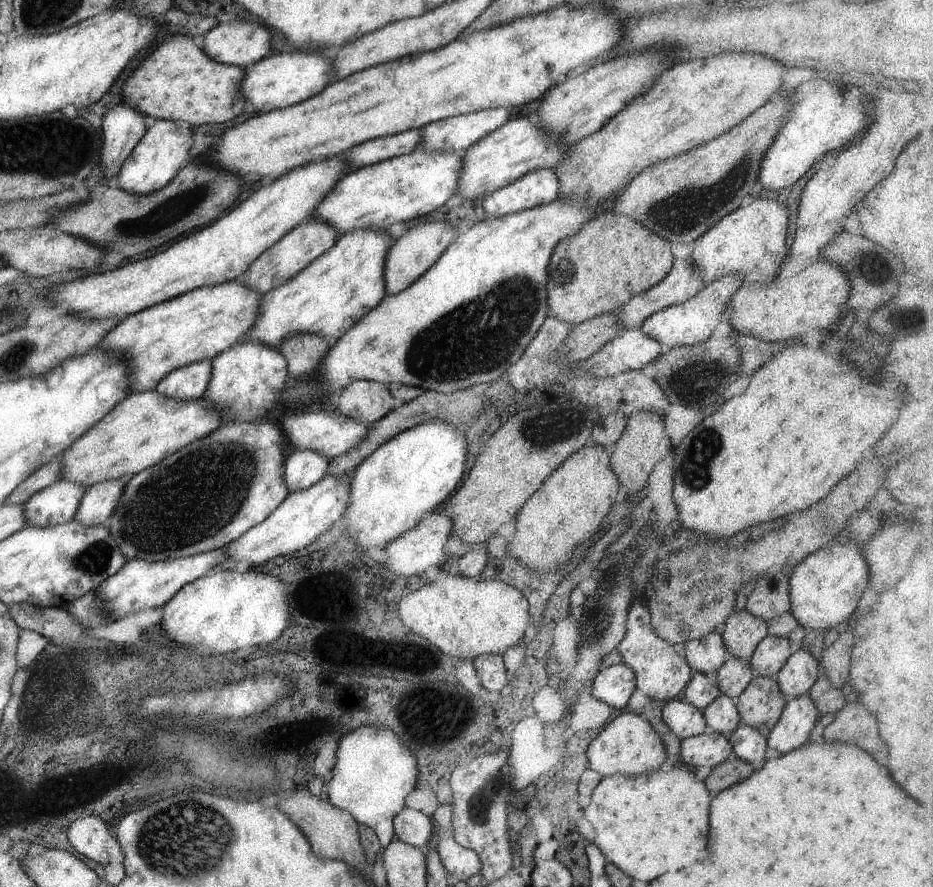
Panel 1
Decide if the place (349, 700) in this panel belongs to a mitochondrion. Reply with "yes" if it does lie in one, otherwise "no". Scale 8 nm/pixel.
no

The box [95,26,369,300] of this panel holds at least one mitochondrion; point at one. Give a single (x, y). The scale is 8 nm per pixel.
(176, 203)

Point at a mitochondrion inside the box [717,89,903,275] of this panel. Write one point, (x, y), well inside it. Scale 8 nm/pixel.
(860, 260)

